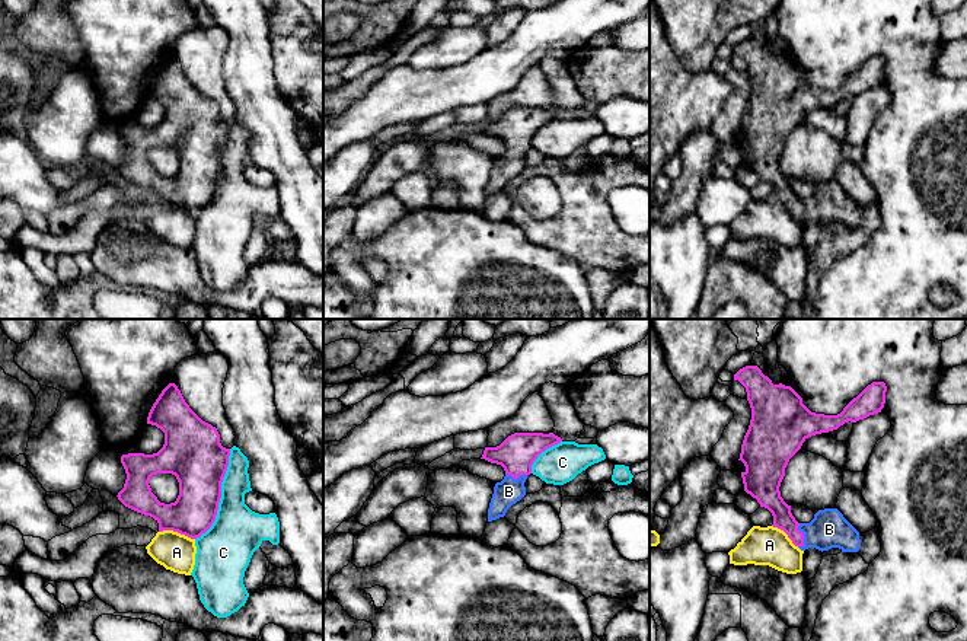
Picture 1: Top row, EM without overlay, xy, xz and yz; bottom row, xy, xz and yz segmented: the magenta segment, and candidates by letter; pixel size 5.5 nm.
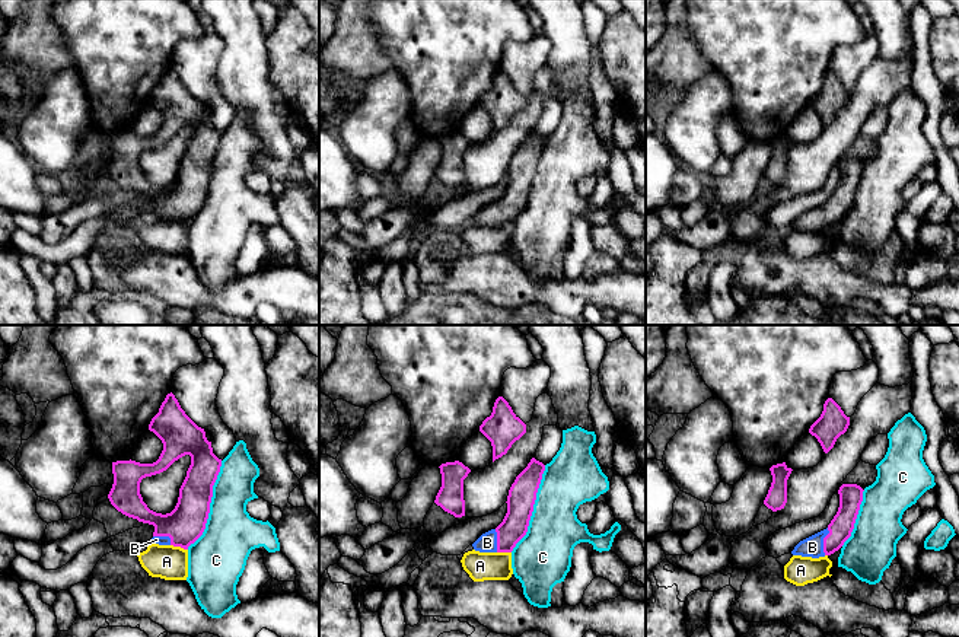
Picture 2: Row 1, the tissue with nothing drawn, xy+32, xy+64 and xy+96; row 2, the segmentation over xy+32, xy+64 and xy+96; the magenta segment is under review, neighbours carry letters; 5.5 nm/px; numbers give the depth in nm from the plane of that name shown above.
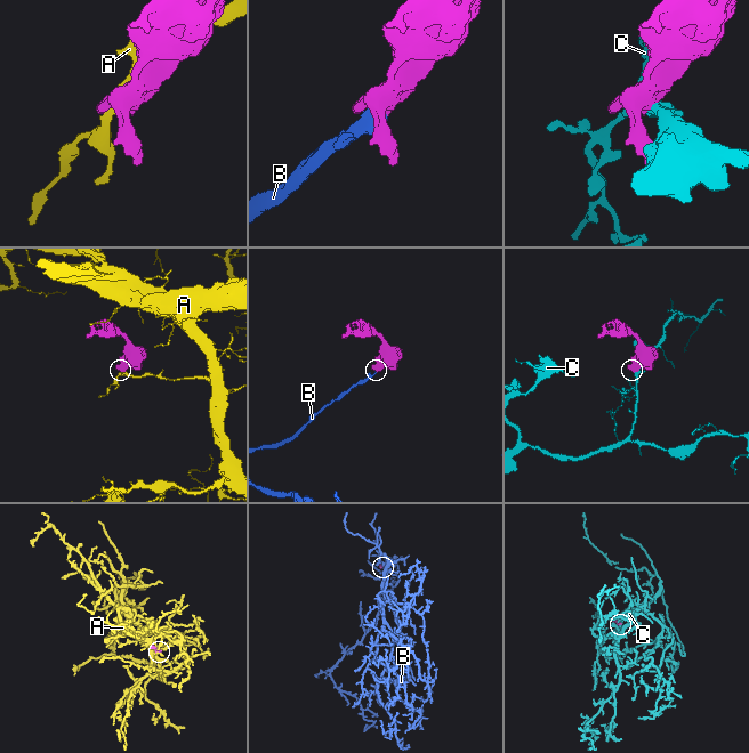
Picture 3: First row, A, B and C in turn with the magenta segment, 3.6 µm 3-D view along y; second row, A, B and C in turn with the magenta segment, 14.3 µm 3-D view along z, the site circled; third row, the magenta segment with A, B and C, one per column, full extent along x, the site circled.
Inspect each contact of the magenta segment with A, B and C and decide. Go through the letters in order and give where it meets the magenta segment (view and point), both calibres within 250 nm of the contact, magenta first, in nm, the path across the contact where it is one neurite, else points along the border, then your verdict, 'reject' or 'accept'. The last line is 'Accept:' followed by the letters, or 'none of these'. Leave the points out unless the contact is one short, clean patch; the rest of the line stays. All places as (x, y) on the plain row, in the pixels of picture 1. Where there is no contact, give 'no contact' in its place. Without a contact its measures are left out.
A: meets magenta in xy at (176, 204); 240 nm thick on the magenta side, 200 nm on the other; border along xy (159, 204), (176, 204), (194, 213); reject
B: meets magenta in yz at (803, 209); 110 nm thick on the magenta side, 220 nm on the other; runs through yz (782, 191), (803, 209), (822, 207), (829, 203); accept
C: meets magenta in xy at (220, 169); 320 nm thick on the magenta side, 280 nm on the other; reject
Accept: B

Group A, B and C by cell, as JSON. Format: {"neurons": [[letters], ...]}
{"neurons": [["A"], ["B"], ["C"]]}

